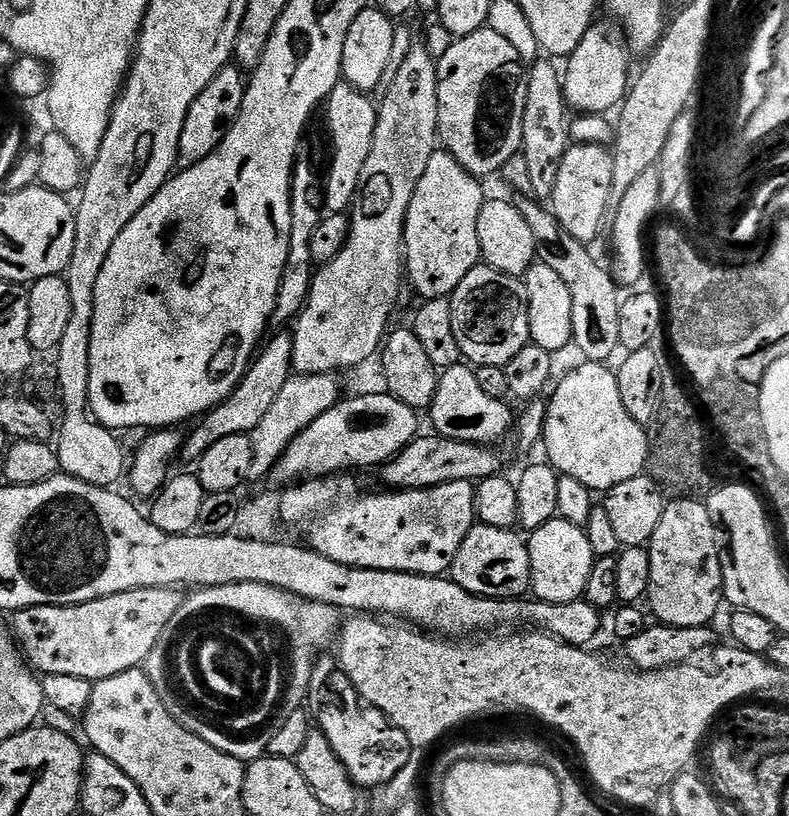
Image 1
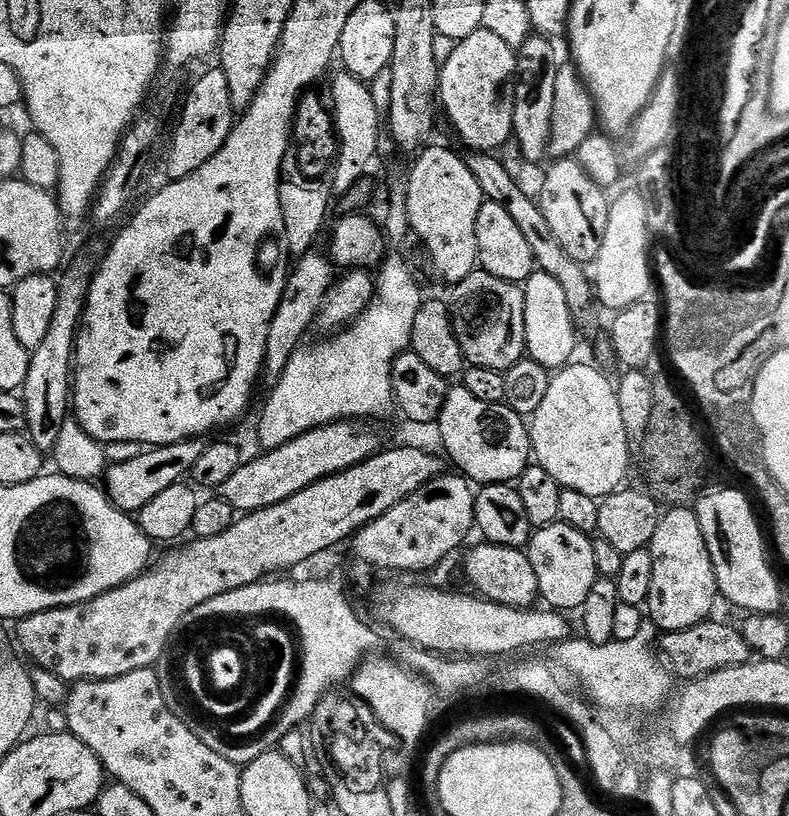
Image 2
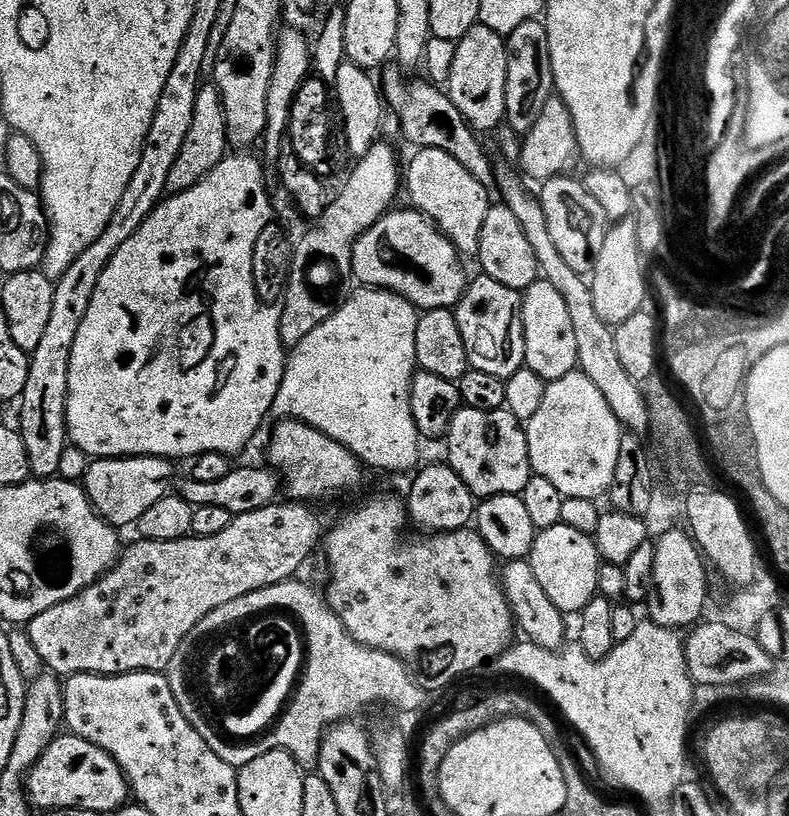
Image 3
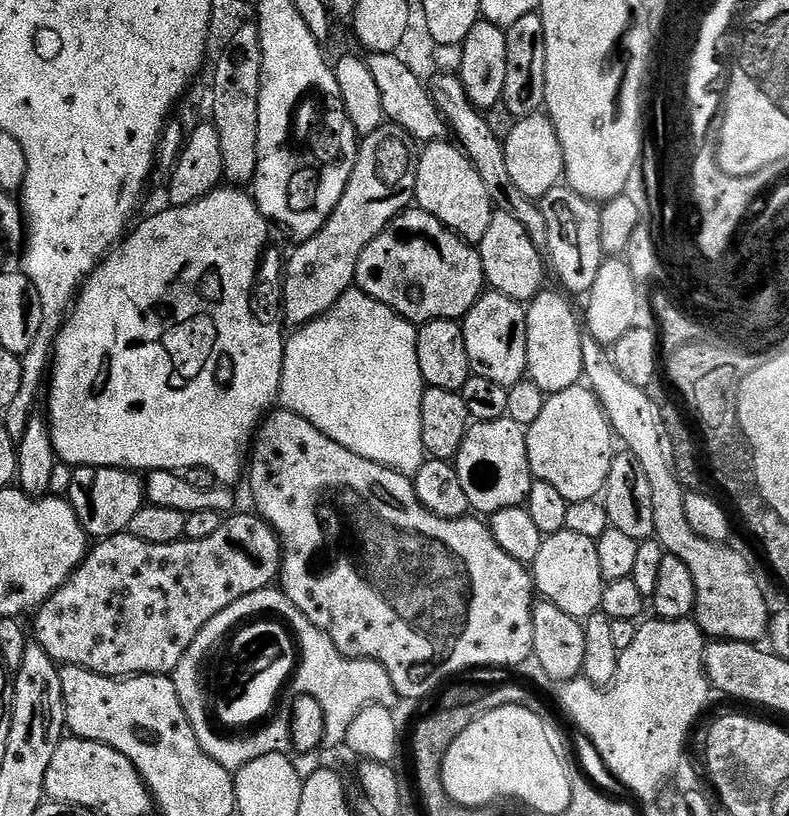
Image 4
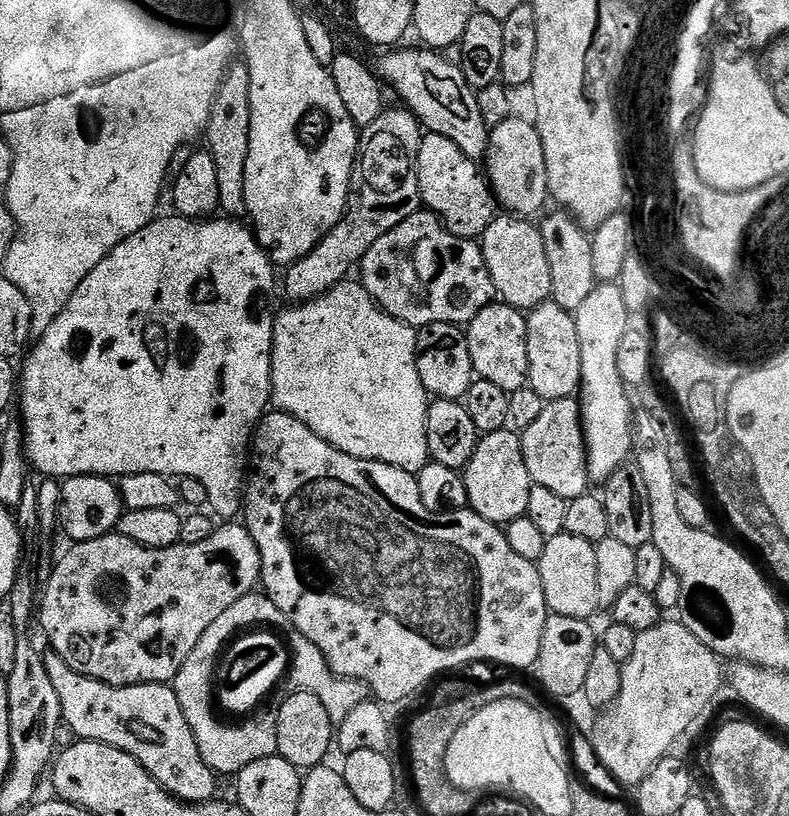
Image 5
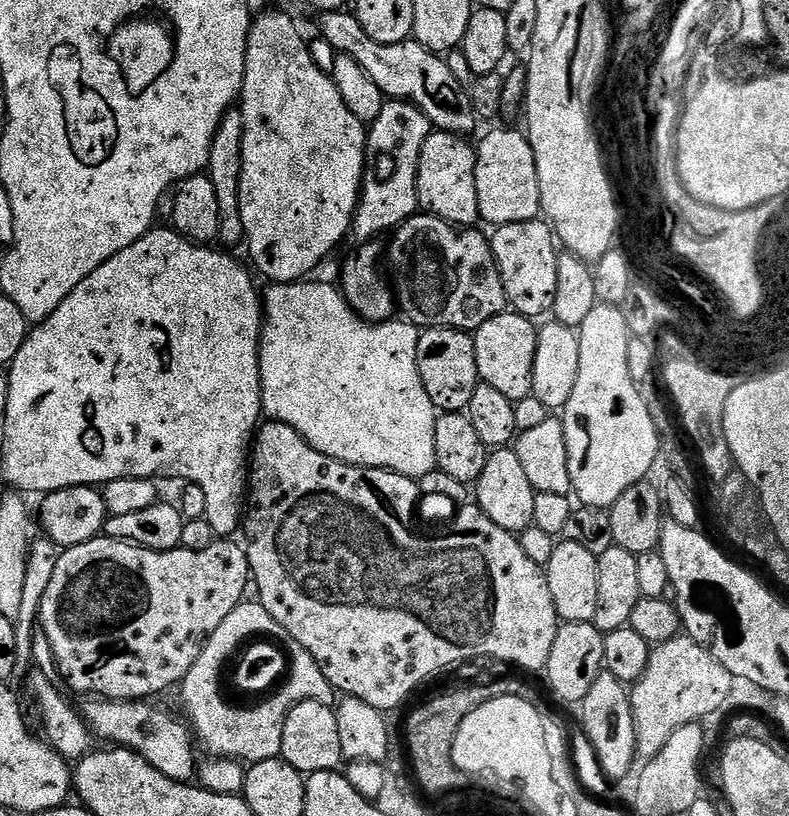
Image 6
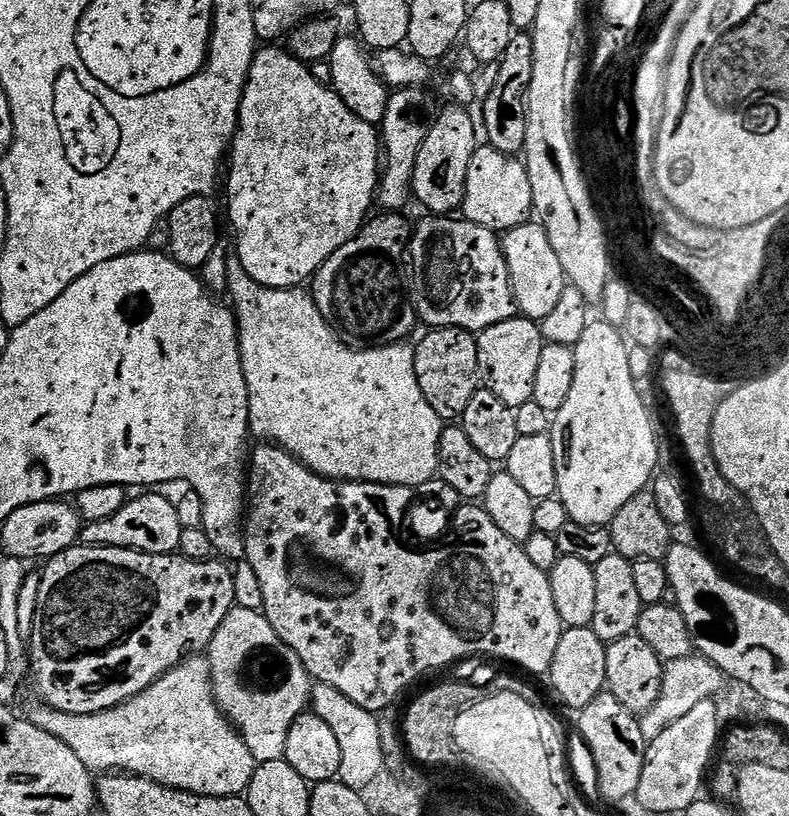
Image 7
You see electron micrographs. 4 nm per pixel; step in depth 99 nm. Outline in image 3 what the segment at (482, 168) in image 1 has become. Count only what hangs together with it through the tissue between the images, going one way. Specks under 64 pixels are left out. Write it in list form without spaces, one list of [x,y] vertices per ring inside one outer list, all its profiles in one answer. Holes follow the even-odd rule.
[[[477,22],[473,28],[461,40],[455,41],[456,53],[453,66],[450,68],[450,76],[446,85],[449,98],[462,110],[462,118],[471,126],[477,134],[495,133],[499,124],[506,120],[506,66],[508,65],[508,45],[505,37],[494,30],[488,29],[482,23]]]

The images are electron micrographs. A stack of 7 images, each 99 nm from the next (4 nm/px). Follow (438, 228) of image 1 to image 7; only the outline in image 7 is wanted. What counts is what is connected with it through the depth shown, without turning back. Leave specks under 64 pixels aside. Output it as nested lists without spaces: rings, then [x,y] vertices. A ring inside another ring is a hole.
[[[449,107],[433,119],[426,142],[422,142],[422,150],[418,150],[418,162],[414,162],[412,195],[415,203],[429,208],[427,211],[432,214],[452,214],[463,205],[470,158],[474,158],[478,147],[478,124],[472,121],[472,112],[467,107]]]

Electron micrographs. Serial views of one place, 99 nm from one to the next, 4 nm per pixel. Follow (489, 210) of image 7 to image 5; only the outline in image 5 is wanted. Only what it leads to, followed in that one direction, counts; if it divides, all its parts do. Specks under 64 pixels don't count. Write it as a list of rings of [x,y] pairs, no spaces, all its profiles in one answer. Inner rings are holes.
[[[513,114],[506,122],[491,129],[487,164],[486,179],[501,209],[521,218],[532,218],[535,212],[545,211],[544,203],[550,200],[546,150],[543,149],[542,138],[531,119],[523,120],[520,114]]]

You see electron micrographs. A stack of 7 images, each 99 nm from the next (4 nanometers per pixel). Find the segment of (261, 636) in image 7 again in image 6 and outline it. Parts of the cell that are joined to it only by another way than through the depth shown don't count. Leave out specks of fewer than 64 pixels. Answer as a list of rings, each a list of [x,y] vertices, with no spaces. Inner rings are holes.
[[[242,602],[237,608],[230,610],[230,615],[220,623],[218,630],[208,636],[202,654],[198,654],[198,662],[190,666],[186,678],[178,688],[178,693],[184,699],[184,708],[188,711],[186,718],[195,739],[199,743],[201,740],[205,750],[213,752],[213,757],[239,761],[244,766],[274,760],[280,756],[282,726],[286,726],[286,714],[290,714],[290,710],[294,710],[300,700],[287,694],[272,694],[256,702],[261,704],[256,704],[253,708],[235,708],[234,705],[227,704],[222,691],[224,663],[228,652],[232,652],[232,648],[236,648],[240,640],[255,632],[265,632],[274,638],[286,639],[291,653],[286,680],[304,680],[302,700],[330,705],[335,705],[338,700],[336,689],[330,686],[330,682],[326,682],[326,674],[318,670],[318,662],[314,662],[314,658],[310,658],[310,654],[306,654],[306,650],[302,650],[302,646],[298,646],[298,642],[294,642],[294,638],[290,638],[286,630],[282,630],[282,626],[278,626],[277,620],[270,615],[270,610],[263,608],[259,602],[248,603]]]

